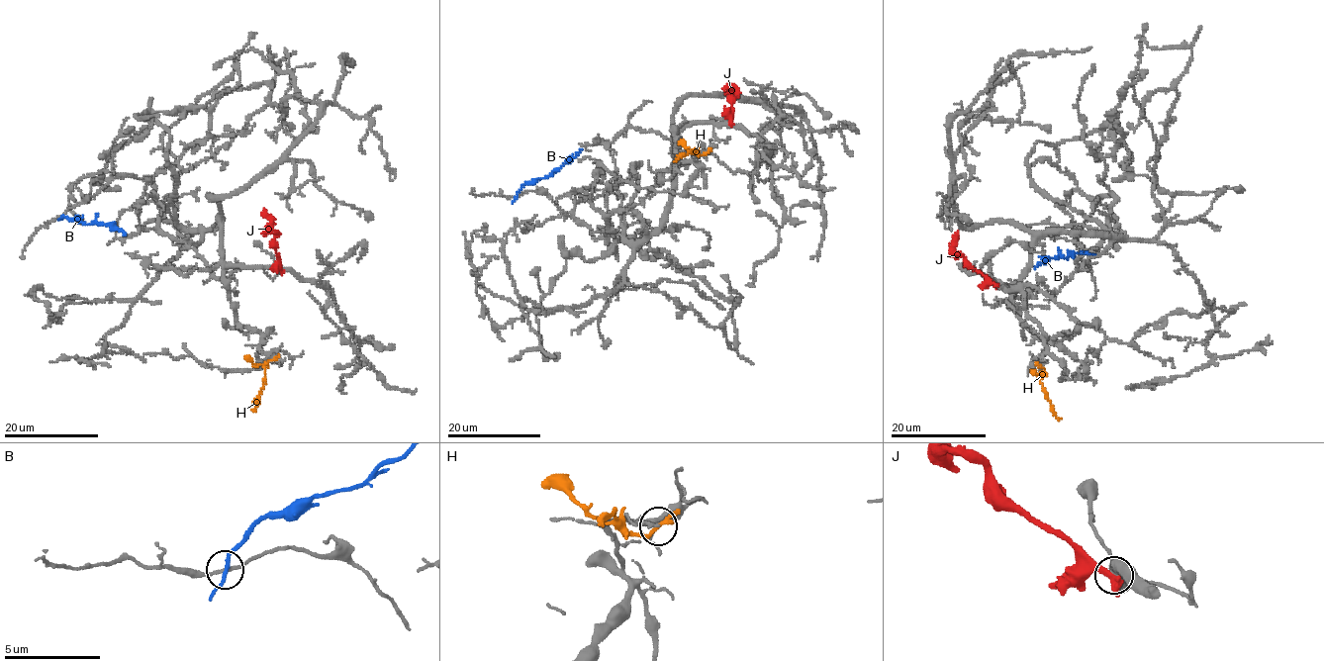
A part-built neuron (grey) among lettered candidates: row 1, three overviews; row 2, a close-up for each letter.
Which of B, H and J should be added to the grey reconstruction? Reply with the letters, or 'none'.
none

